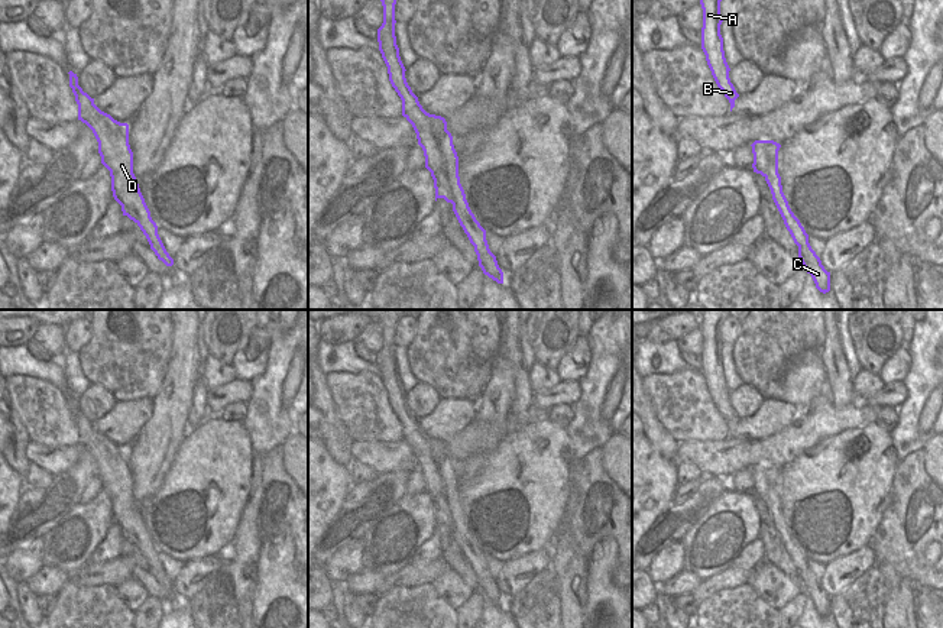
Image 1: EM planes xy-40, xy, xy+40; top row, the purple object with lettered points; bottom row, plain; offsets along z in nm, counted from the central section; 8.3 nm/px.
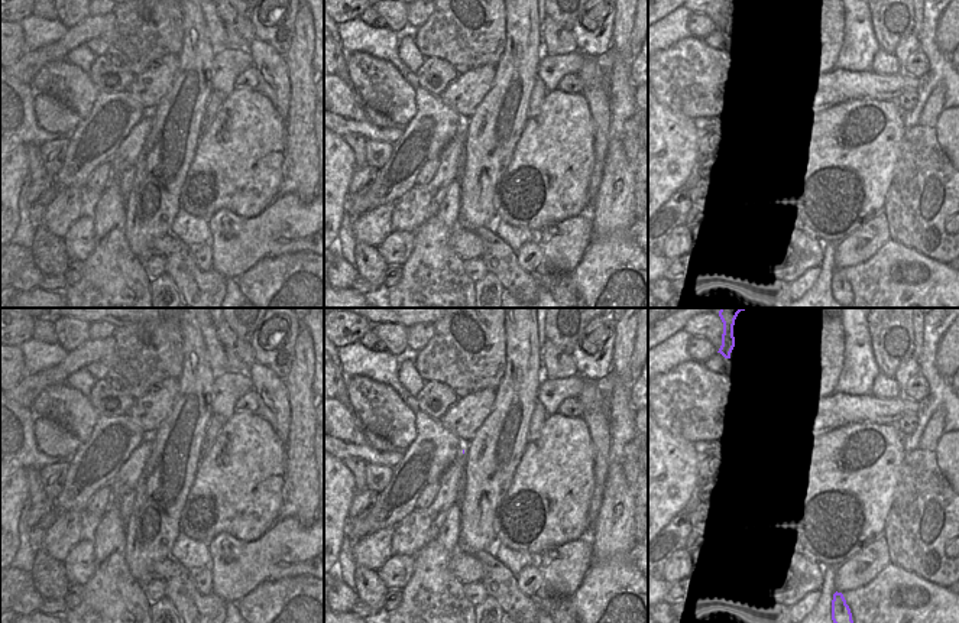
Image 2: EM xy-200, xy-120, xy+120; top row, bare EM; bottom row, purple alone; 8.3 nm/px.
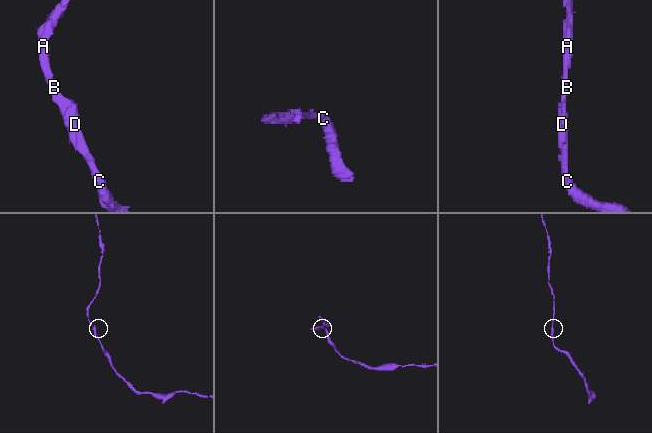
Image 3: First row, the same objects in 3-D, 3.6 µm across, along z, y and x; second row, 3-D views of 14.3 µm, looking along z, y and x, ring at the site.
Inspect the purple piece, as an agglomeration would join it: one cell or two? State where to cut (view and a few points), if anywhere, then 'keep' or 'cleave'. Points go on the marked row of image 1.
cut none; keep

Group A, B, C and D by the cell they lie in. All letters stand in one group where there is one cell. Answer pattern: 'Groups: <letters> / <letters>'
Groups: A B C D

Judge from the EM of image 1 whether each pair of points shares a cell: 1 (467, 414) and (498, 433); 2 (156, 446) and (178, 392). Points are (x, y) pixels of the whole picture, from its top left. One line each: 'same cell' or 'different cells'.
1: different cells
2: same cell

